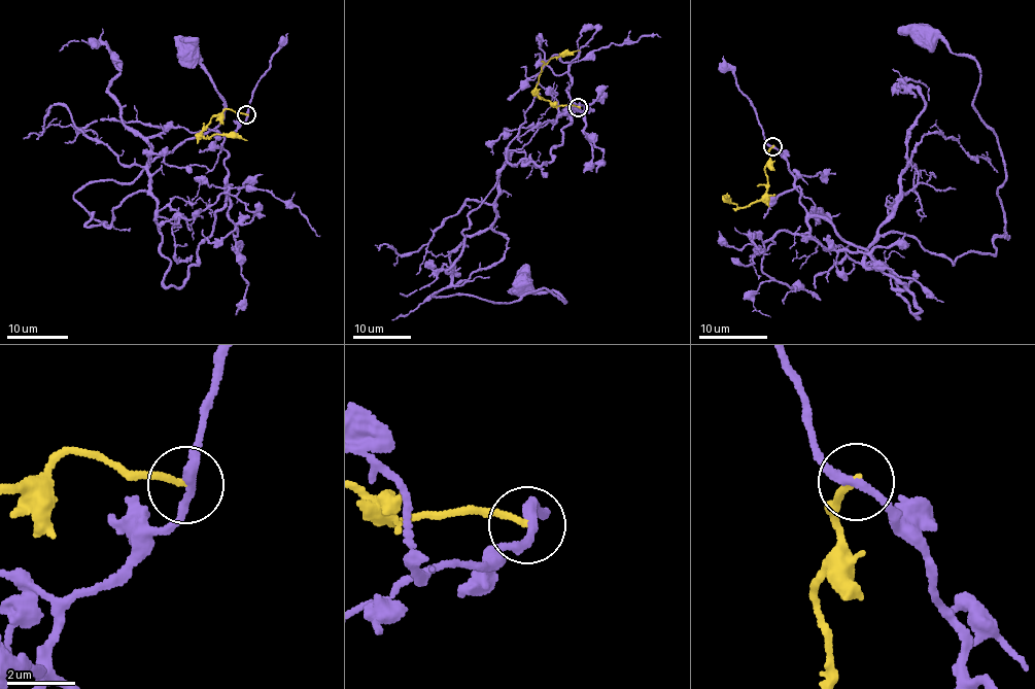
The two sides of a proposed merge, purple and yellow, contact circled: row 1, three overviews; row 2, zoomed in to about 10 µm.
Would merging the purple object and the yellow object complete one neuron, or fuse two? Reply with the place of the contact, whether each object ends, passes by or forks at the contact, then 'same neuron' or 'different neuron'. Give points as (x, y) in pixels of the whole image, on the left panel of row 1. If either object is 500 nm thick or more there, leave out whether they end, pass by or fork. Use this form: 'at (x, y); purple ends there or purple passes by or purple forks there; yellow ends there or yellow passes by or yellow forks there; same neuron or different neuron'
at (246, 114); purple passes by; yellow ends there; different neuron

